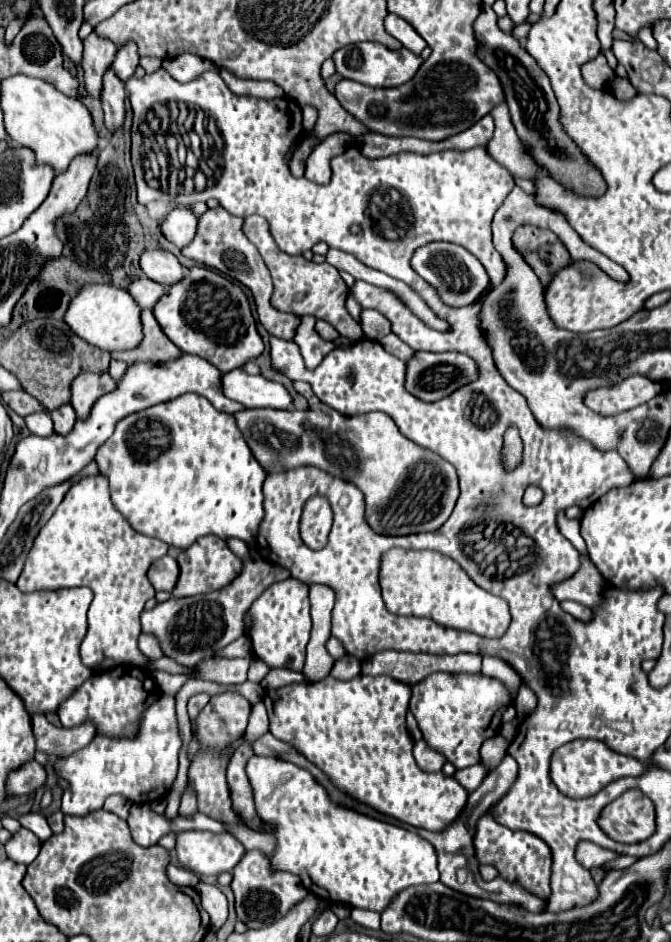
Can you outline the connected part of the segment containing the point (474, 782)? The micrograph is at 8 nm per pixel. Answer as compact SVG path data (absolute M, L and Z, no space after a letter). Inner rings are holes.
M480 762L480 764L476 764L476 766L468 766L468 768L456 770L454 778L456 778L468 792L474 792L474 790L482 784L482 780L486 778L486 774L488 774L488 768Z

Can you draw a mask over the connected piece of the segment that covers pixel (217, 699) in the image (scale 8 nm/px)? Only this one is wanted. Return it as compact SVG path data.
M222 692L210 696L210 702L206 708L200 712L196 726L200 734L200 742L204 742L204 750L200 752L200 758L190 764L188 770L188 782L192 782L192 788L198 794L198 810L210 818L216 818L218 822L232 822L232 824L242 824L236 812L232 810L230 802L230 790L226 784L226 766L228 758L224 758L224 750L244 734L246 724L250 716L250 702L238 694L238 692Z

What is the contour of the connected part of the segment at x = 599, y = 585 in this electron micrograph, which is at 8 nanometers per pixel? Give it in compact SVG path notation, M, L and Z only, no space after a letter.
M586 554L580 556L580 568L576 574L572 574L566 582L558 582L550 586L552 596L558 600L576 600L588 608L594 608L602 602L602 590L604 590L604 580L600 578L600 572L596 566L590 562Z

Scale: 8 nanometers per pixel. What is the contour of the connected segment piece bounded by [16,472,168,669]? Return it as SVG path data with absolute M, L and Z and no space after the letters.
M92 474L78 480L64 502L58 506L54 516L48 520L46 526L40 528L38 536L34 538L34 546L26 556L24 570L16 582L22 592L38 592L38 590L60 590L60 588L78 588L88 586L94 592L94 602L88 610L88 634L80 644L80 658L89 668L96 668L106 659L113 659L119 665L131 665L144 668L151 663L140 650L138 650L138 636L140 636L140 612L144 610L144 602L154 598L154 588L148 582L148 566L164 556L168 544L148 538L132 530L132 526L122 518L122 514L110 502L108 478L104 474Z

